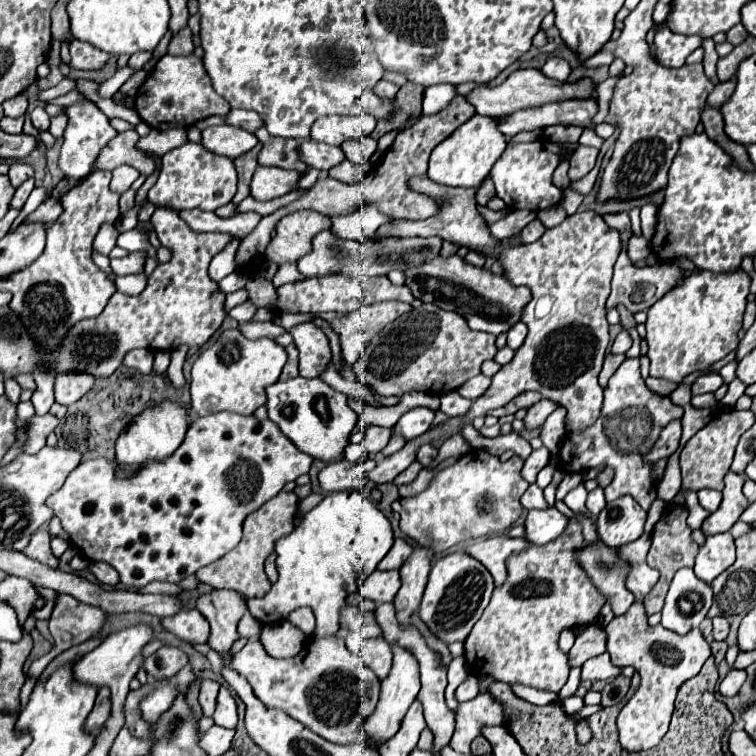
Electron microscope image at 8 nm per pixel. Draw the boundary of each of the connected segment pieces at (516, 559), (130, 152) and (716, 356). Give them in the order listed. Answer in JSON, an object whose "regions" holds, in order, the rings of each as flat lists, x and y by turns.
{"regions":[[[571,517,567,529,563,531,563,535,559,535,559,539,509,557,507,581,501,587,495,587,493,599,487,605,483,617,475,623,473,631,465,639,465,659,469,663,471,675,493,675,497,681,505,683,523,683,541,691,561,691,569,677,569,665,567,655,557,645,559,633,563,629,579,629,591,625,601,615,601,607,605,605,603,595,577,563,575,551,579,547,583,547,581,525]],[[125,131,119,133,119,137,113,139,111,145,107,145,99,157,99,163,95,169,107,169,113,171,119,165,131,165,141,175,151,175,155,171,155,161,149,153,137,149,139,135,137,131]],[[743,269,719,275,713,275,711,271,695,271,687,275,687,279,679,283,679,287,673,287,667,295,663,295,663,299,651,305,647,311,647,343,649,343,647,357,651,359,651,377,661,377,679,383,689,373,705,371,713,363,721,361,729,351,733,351,739,345,737,333,741,329,749,285,751,277]]]}

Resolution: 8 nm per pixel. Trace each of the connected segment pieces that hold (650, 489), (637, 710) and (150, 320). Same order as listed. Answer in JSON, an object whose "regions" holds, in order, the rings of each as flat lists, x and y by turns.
{"regions":[[[625,359,615,371,615,375,609,379,599,421,581,433,565,435,559,453,559,467,563,471,585,471,587,467,599,465,611,467,615,471,615,477,605,487,607,501,613,501,621,495,631,495,647,511,657,497,657,481,653,477,653,465,647,463,645,457,655,445,655,439,659,439,663,427,667,427,669,421,679,419,681,415,683,407,675,405,669,397,647,389,639,373,639,363,635,359]],[[637,601,629,607,627,613,613,617,613,621,605,625,605,633,611,663,617,667,633,665,641,675,637,693,629,699,617,717,619,741,627,751,653,749,667,733,677,689,701,671,703,663,711,655,711,647,699,629,691,629,687,635,679,635,675,631,663,629,661,625,649,627,645,607]],[[157,207,151,223,157,237,161,237,161,245,173,251,173,259,157,265,141,295,129,297,115,291,99,317,77,323,69,331,63,347,49,357,51,367,57,373,85,371,95,377,109,377,121,365,123,355,137,347,153,351,167,351,179,345,187,345,189,349,203,347,227,317,225,293,219,289,217,281,207,275,207,267,211,257,223,251,223,247,231,241,231,235,195,233,179,217,179,211,171,207]]]}

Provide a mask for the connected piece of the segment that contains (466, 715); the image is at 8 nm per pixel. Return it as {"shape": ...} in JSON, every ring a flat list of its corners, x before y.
{"shape":[[483,693,475,699,461,703,455,711,457,725,455,733,451,737,451,747,457,753,471,755,471,741,481,735,479,727,493,727,495,723,503,725,503,707,499,707,499,701,491,699,491,695]]}

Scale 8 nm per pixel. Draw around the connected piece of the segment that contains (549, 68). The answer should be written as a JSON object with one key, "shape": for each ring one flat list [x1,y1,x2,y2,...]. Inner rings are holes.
{"shape":[[553,57,553,59,549,59,549,61,543,65,541,71,543,71,547,77,551,77,551,79,567,81,569,71,571,71,571,65,569,65,569,61,563,59,563,57]]}

